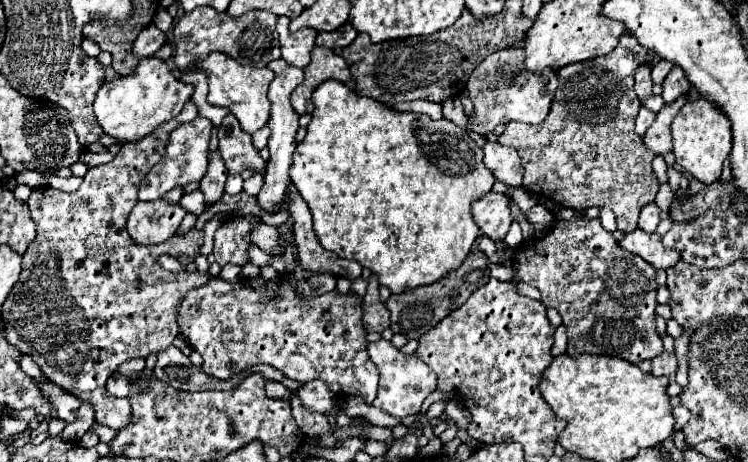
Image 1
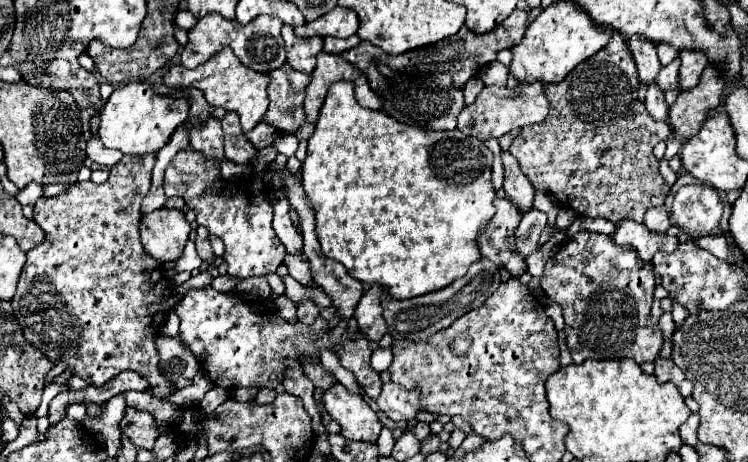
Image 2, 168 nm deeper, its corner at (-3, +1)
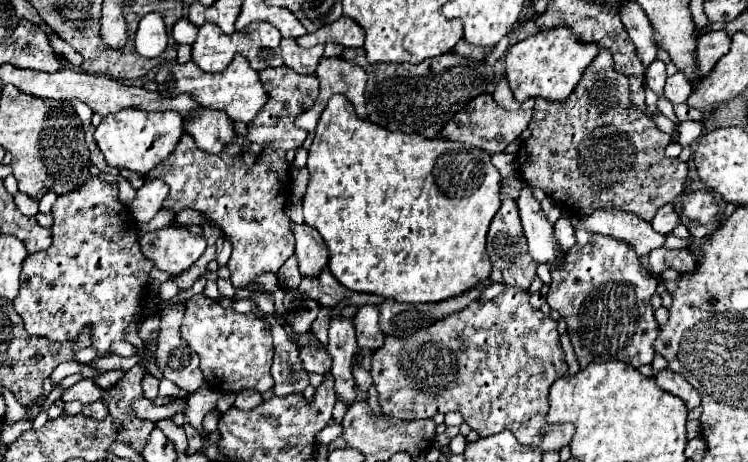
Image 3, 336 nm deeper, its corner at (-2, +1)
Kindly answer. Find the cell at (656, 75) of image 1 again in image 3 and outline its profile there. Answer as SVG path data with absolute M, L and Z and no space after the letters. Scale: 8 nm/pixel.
M676 72L674 76L670 76L666 80L666 88L664 88L664 96L672 102L672 104L682 104L686 102L686 98L692 92L692 84L690 80L686 80L684 72Z

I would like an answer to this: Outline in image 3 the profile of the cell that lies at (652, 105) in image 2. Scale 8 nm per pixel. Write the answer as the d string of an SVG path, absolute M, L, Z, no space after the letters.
M654 60L648 70L646 70L646 84L658 94L664 94L664 84L666 84L666 66L660 60Z

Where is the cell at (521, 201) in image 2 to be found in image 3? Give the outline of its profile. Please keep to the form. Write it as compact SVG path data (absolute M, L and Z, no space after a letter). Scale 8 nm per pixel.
M522 182L520 196L516 200L520 210L520 220L524 228L524 236L528 240L528 252L536 262L546 264L558 264L562 260L562 250L558 248L558 242L552 234L552 224L546 220L540 202L532 196L532 188Z

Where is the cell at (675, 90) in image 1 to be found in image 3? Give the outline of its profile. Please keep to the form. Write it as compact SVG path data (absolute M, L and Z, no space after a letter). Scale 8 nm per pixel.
M706 32L696 42L696 70L700 76L706 76L714 64L728 52L730 36L726 32Z

